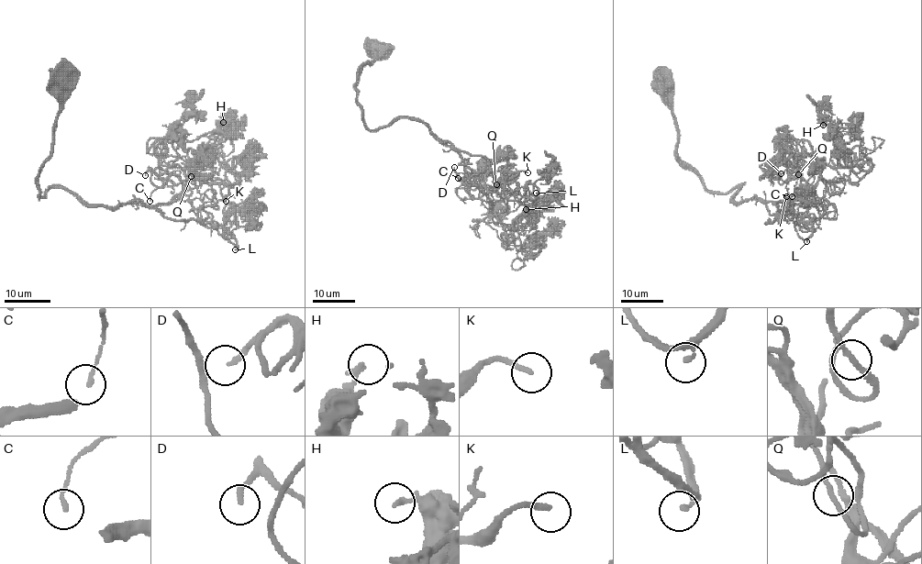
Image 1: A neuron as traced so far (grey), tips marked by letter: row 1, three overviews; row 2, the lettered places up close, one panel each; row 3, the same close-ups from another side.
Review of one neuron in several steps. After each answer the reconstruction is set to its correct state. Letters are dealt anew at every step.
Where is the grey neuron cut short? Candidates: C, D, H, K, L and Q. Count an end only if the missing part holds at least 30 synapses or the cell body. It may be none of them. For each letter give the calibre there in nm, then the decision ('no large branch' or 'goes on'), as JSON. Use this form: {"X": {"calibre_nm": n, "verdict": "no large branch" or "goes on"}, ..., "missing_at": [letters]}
{"C": {"calibre_nm": 140, "verdict": "no large branch"}, "D": {"calibre_nm": 130, "verdict": "goes on"}, "H": {"calibre_nm": 220, "verdict": "no large branch"}, "K": {"calibre_nm": 180, "verdict": "goes on"}, "L": {"calibre_nm": 140, "verdict": "no large branch"}, "Q": {"calibre_nm": 170, "verdict": "no large branch"}, "missing_at": ["D", "K"]}

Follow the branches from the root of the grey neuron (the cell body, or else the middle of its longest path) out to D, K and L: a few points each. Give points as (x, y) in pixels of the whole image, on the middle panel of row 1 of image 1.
D: (382, 49), (355, 83), (364, 124), (420, 120), (487, 194), (454, 167)
K: (382, 49), (355, 83), (370, 129), (416, 118), (448, 145), (483, 157), (497, 179), (527, 172)
L: (382, 49), (355, 83), (370, 129), (416, 118), (448, 145), (483, 157), (497, 179), (536, 198), (536, 193)

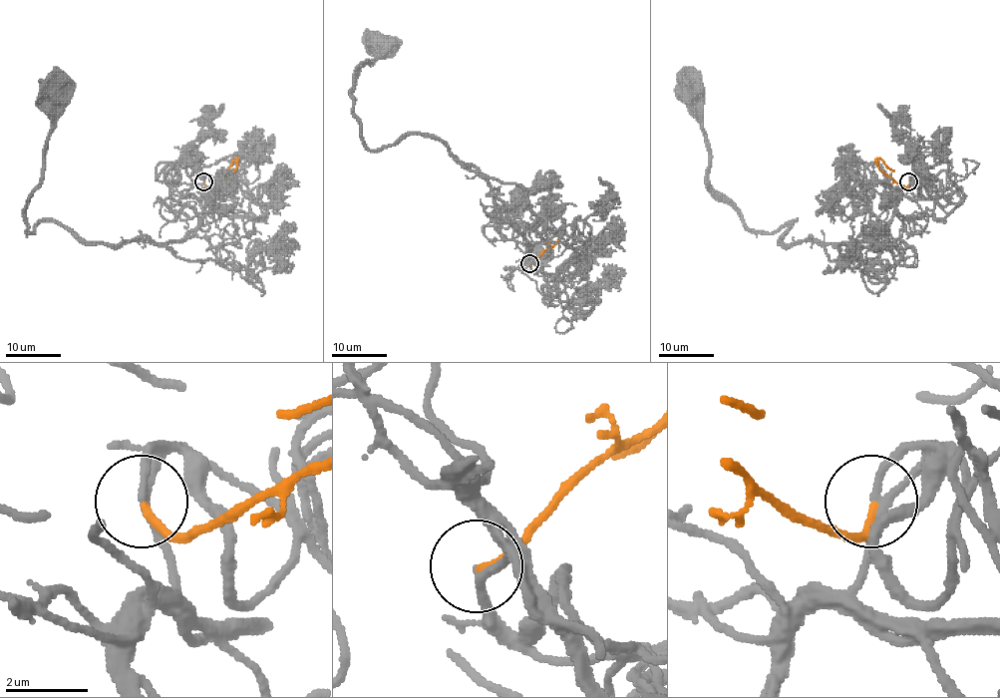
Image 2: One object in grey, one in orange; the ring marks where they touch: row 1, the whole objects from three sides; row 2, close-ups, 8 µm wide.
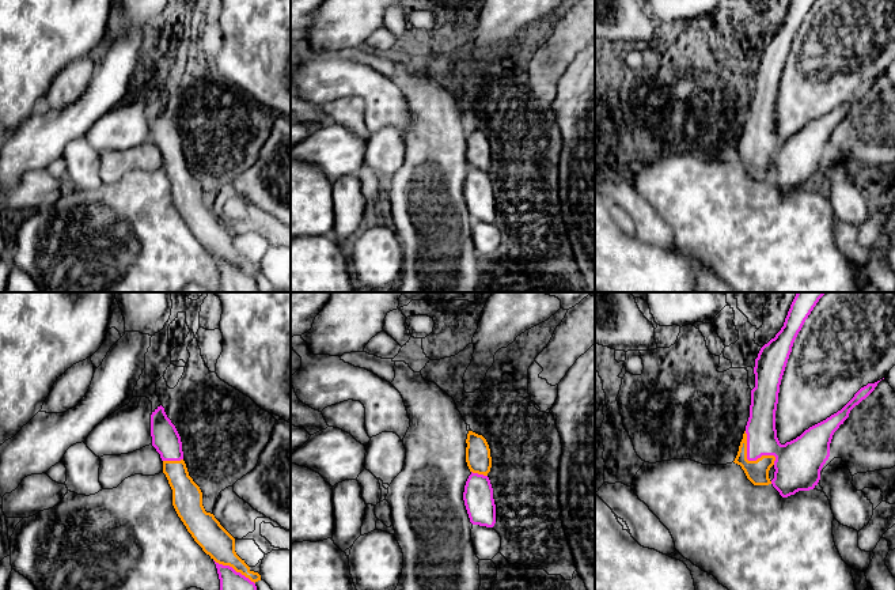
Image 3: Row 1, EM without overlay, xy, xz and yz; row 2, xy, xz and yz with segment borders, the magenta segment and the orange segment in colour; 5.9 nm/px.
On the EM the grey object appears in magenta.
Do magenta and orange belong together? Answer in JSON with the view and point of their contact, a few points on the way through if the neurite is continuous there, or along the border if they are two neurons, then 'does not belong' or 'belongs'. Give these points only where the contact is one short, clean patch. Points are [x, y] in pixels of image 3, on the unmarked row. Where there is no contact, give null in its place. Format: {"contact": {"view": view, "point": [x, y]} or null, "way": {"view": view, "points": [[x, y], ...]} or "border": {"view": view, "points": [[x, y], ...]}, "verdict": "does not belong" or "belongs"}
{"contact": {"view": "yz", "point": [751, 155]}, "verdict": "belongs"}

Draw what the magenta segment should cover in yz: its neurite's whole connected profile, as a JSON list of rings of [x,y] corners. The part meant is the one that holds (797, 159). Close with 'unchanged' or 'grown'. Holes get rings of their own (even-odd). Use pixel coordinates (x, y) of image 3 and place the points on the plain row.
[[[790,0],[781,26],[761,44],[754,63],[755,83],[751,86],[750,113],[733,156],[754,181],[771,179],[782,193],[818,181],[820,166],[830,152],[834,128],[880,77],[861,83],[841,106],[809,122],[796,135],[780,139],[775,106],[781,75],[793,38],[815,1]]] | grown

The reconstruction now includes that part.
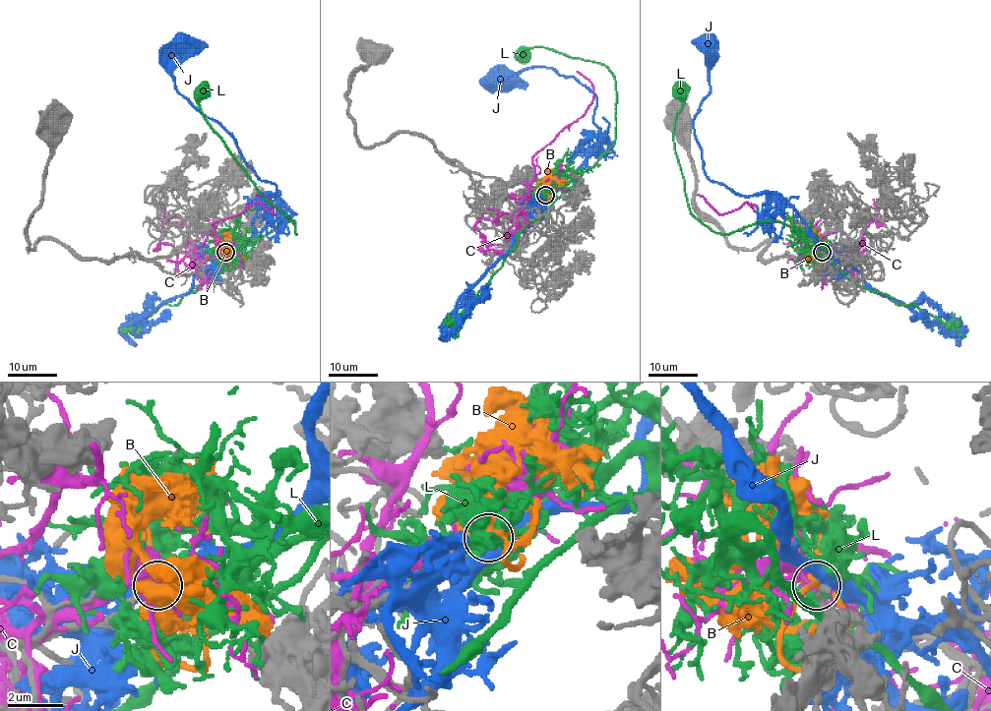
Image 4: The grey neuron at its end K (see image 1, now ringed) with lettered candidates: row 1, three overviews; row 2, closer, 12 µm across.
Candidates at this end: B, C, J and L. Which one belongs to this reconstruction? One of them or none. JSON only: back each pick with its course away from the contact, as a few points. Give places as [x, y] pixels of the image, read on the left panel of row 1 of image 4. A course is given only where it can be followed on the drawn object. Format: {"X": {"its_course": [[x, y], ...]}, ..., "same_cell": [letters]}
{"B": {"its_course": [[226, 252], [221, 248], [222, 242], [227, 251], [235, 251], [246, 260]]}, "same_cell": ["B"]}

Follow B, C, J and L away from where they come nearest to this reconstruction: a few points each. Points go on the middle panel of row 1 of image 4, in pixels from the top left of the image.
B: (546, 195), (541, 193), (541, 183), (566, 180)
C: (546, 195), (541, 194), (514, 212), (530, 186), (535, 154), (585, 112), (593, 94), (593, 86), (577, 71)
J: (546, 196), (570, 190), (577, 169), (596, 148), (594, 95), (545, 67), (503, 80)
L: (545, 195), (588, 170), (612, 146), (615, 76), (603, 65), (545, 47), (526, 48), (522, 56)

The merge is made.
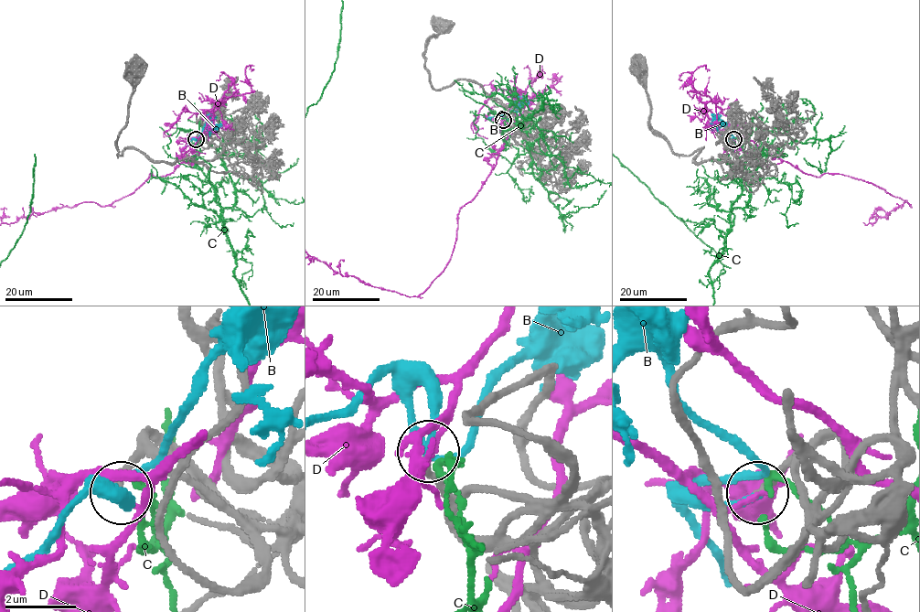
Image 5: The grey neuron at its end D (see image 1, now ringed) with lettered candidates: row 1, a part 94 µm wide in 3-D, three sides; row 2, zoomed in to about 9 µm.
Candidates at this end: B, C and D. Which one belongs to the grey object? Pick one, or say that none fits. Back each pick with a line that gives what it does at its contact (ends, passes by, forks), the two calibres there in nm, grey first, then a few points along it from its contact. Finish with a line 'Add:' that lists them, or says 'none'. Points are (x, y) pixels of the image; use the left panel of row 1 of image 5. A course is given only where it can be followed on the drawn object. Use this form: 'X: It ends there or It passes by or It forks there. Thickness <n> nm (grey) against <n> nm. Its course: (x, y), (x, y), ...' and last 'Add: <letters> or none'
B: It ends there. Thickness 200 nm (grey) against 170 nm. Its course: (195, 139), (205, 126), (208, 128), (222, 126)
Add: B

